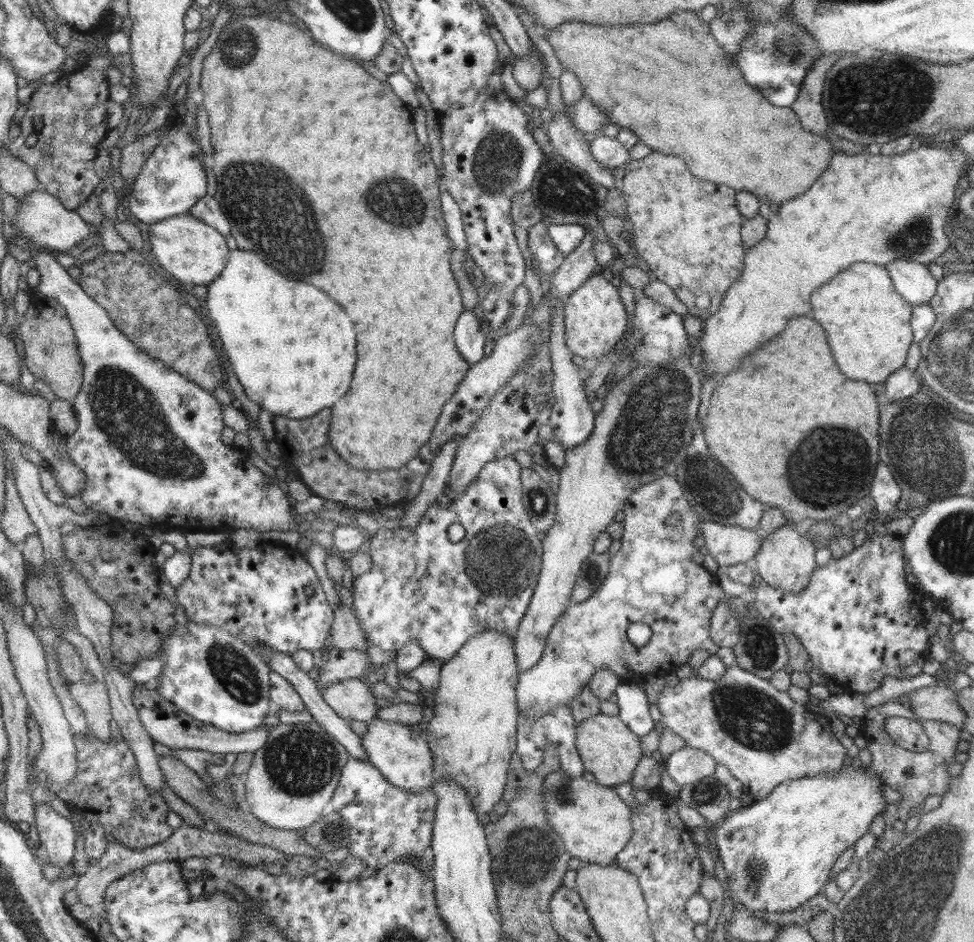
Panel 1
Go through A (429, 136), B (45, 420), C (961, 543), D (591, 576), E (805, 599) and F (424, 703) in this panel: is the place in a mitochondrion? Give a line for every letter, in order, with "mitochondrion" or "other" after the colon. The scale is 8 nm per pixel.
A: other
B: other
C: mitochondrion
D: mitochondrion
E: other
F: other

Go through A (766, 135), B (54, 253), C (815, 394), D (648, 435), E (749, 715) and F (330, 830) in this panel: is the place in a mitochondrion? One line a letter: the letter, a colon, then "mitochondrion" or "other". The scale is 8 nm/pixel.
A: other
B: other
C: other
D: mitochondrion
E: mitochondrion
F: mitochondrion

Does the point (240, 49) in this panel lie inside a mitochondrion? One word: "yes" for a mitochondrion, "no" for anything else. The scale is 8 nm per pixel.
yes

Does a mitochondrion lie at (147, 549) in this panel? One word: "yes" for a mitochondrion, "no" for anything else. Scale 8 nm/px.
no

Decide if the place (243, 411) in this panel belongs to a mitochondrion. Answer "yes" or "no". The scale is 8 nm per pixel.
no

